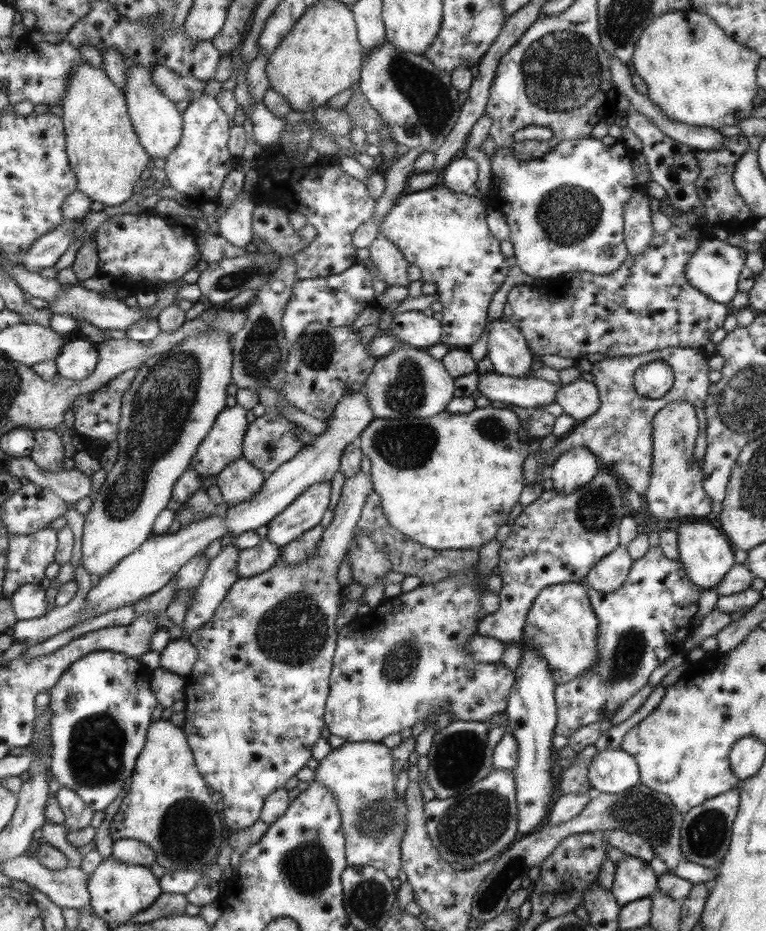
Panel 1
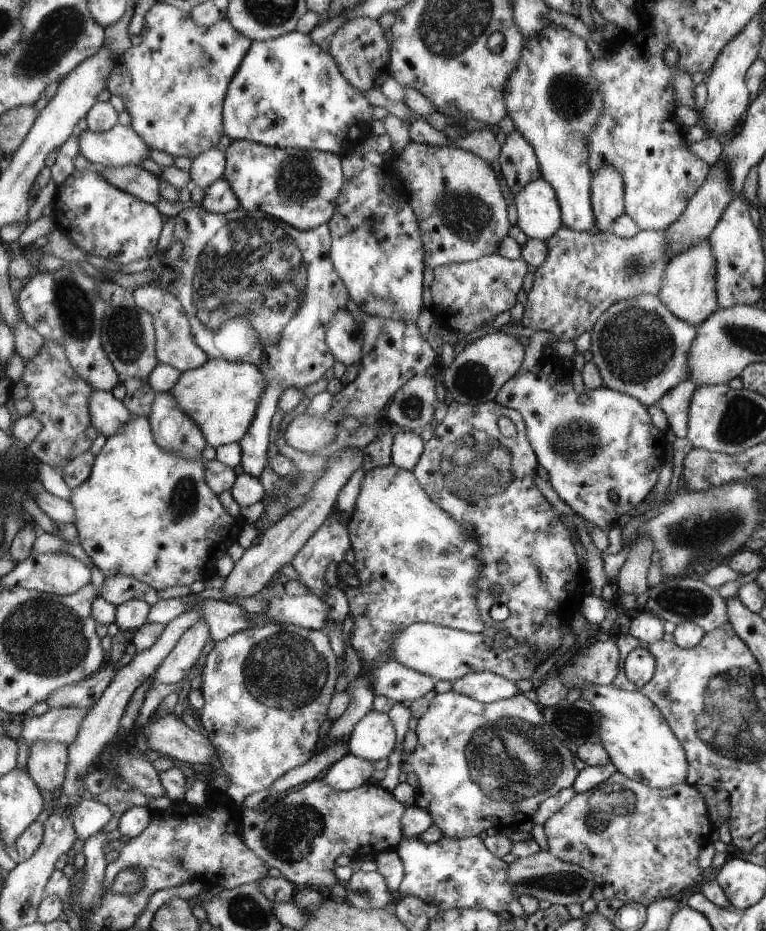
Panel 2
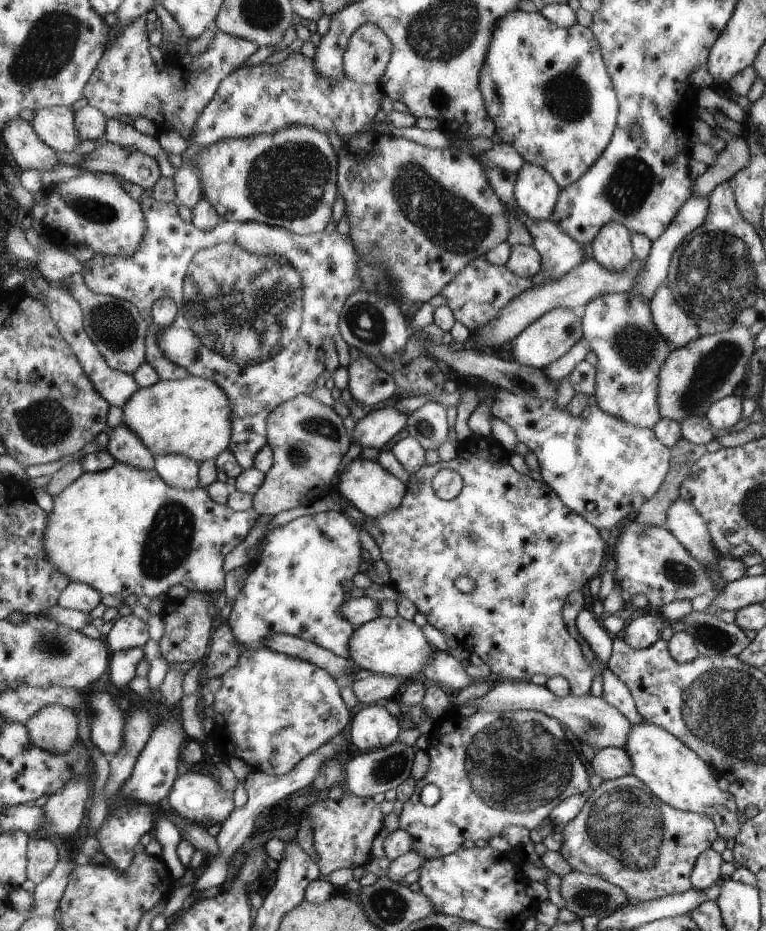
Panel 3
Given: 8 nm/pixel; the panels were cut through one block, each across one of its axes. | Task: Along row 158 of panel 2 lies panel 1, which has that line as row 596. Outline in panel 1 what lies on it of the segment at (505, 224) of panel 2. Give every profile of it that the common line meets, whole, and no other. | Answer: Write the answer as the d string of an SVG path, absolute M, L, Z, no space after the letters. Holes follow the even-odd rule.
M478 563L468 570L457 572L449 576L447 579L441 580L434 584L421 584L416 589L401 593L398 597L390 600L384 599L380 606L372 608L370 612L363 616L356 616L339 632L339 647L336 648L335 668L331 672L330 678L330 694L327 698L326 706L326 724L331 734L344 738L348 743L381 743L386 736L390 734L398 734L406 728L416 726L418 722L424 722L425 729L421 732L419 740L416 741L416 748L413 759L420 756L427 756L431 752L433 744L433 735L439 730L431 723L431 716L437 712L444 714L451 714L454 721L474 721L486 722L492 715L497 713L505 713L510 699L511 688L515 684L515 673L508 669L504 663L484 663L477 661L465 647L473 636L478 633L479 623L482 621L482 606L480 606L480 599L487 591L486 575L479 573Z

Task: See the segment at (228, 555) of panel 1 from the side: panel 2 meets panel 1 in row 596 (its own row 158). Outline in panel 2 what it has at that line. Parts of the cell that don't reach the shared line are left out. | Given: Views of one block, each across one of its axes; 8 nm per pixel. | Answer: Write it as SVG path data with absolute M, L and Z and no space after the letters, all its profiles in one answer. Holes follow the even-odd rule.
M217 147L210 148L196 156L190 168L190 185L208 189L224 176L226 170L226 152Z

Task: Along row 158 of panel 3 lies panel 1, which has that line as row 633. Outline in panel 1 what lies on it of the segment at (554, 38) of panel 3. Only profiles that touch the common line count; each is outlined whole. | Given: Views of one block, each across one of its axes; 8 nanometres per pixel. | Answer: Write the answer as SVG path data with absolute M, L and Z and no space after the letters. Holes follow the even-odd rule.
M562 583L543 588L530 610L521 644L536 647L547 658L557 686L580 676L598 660L599 619L592 609L590 593L585 583Z

